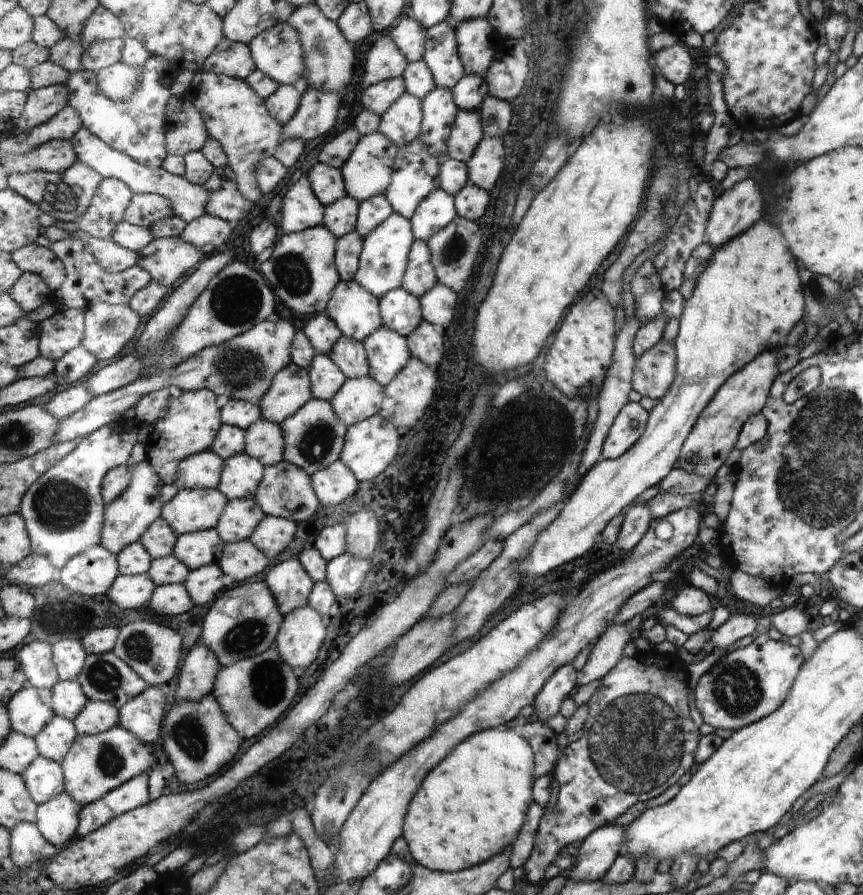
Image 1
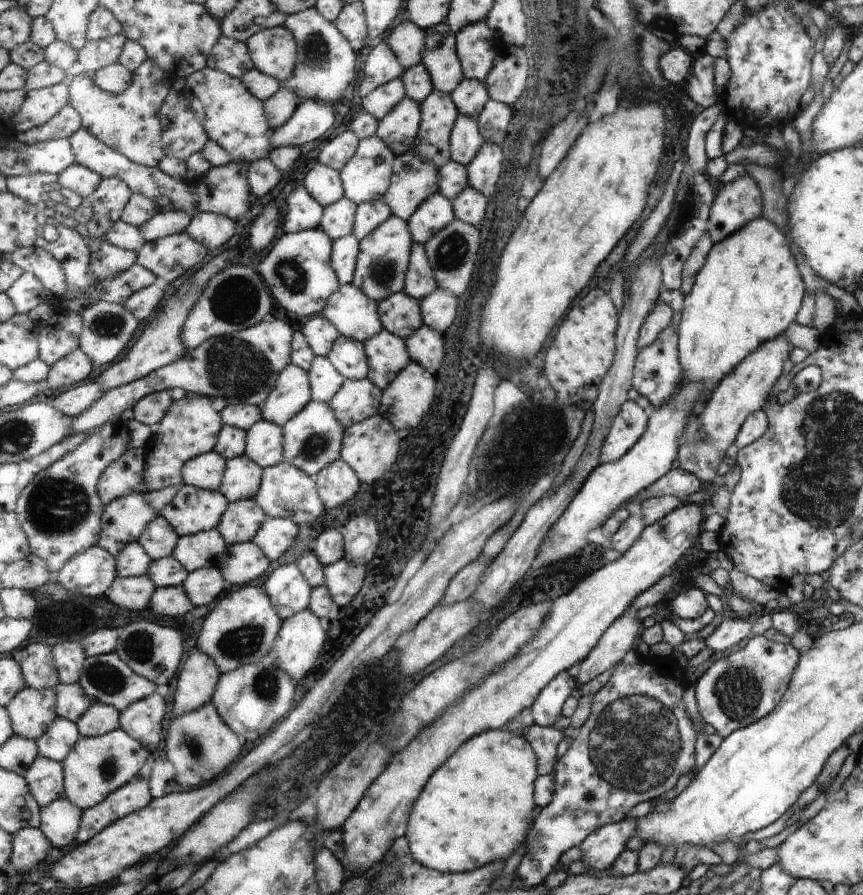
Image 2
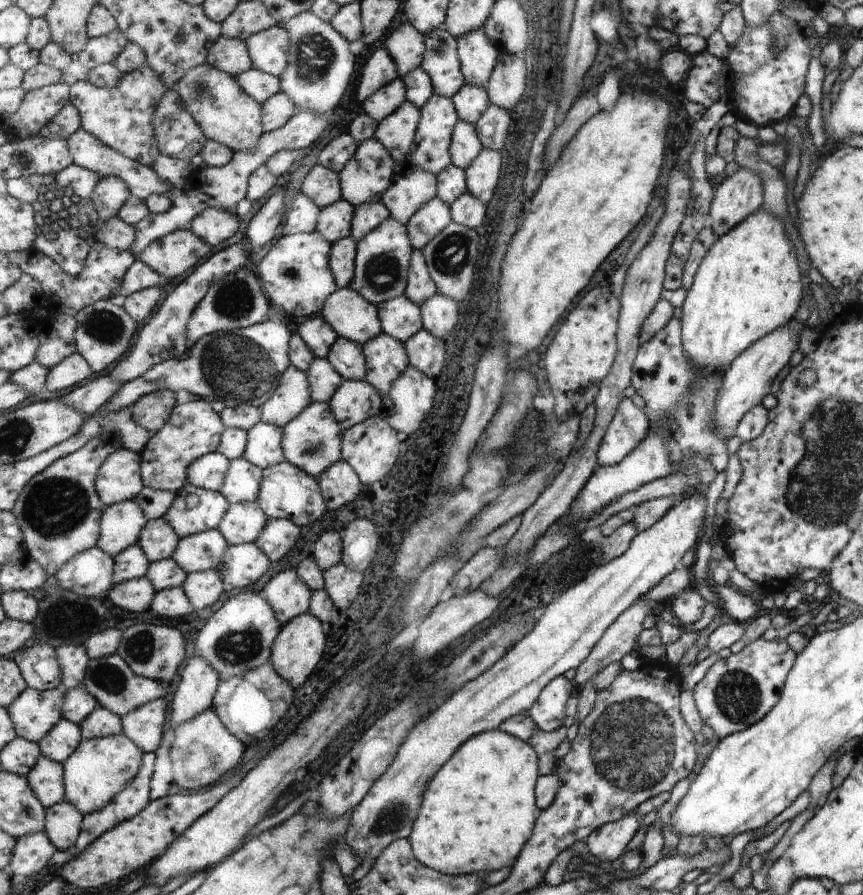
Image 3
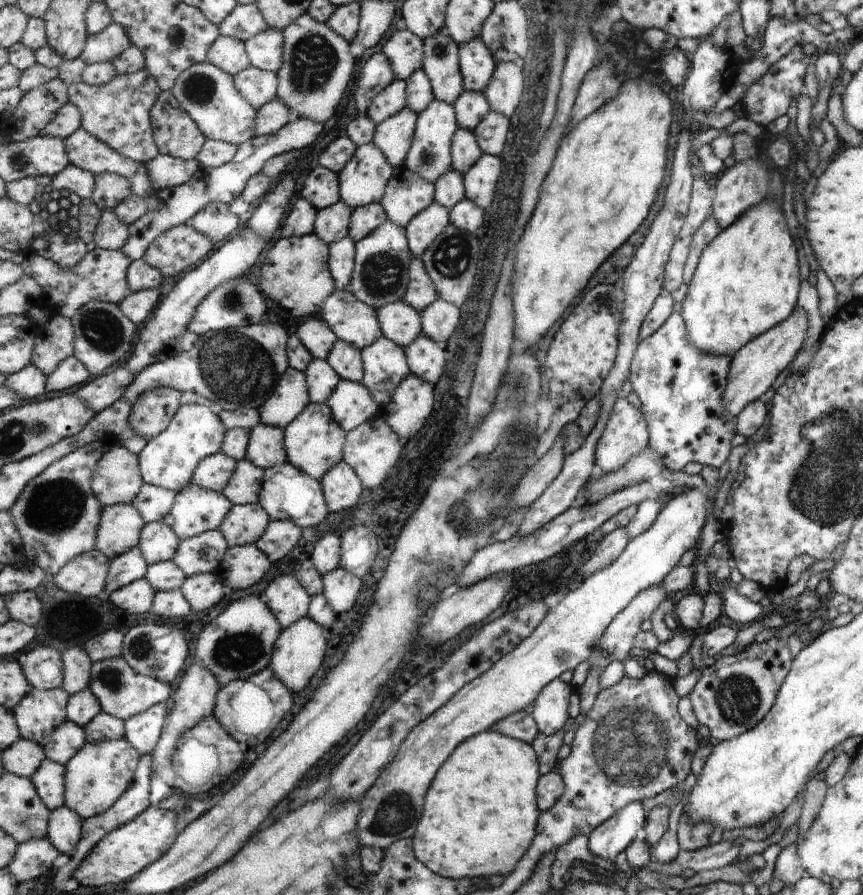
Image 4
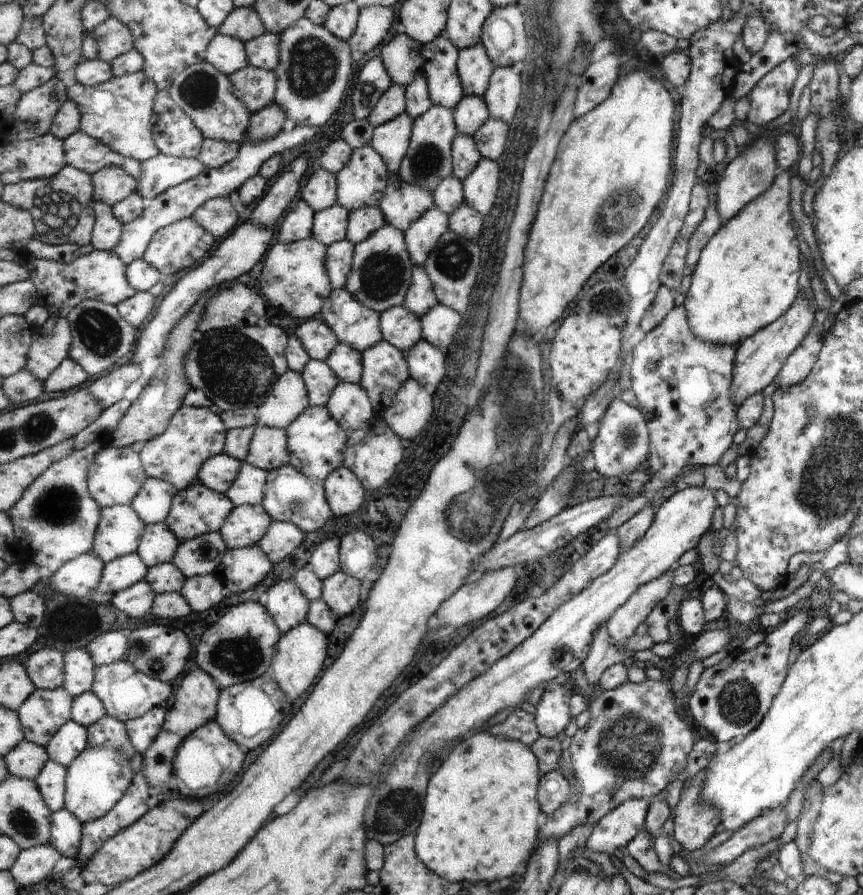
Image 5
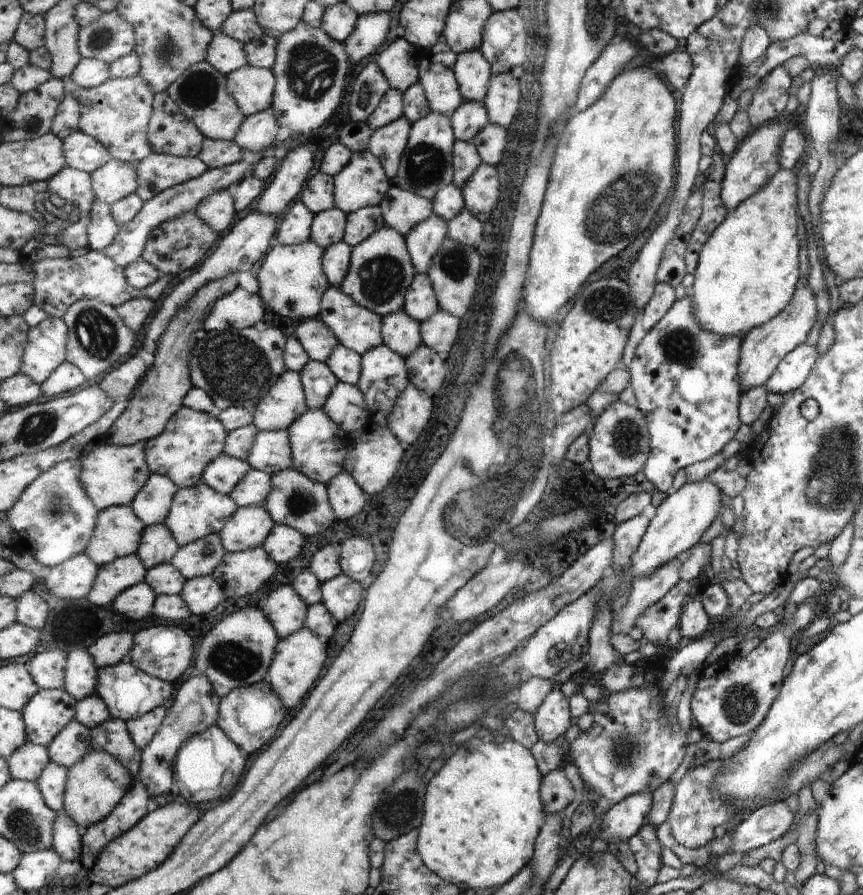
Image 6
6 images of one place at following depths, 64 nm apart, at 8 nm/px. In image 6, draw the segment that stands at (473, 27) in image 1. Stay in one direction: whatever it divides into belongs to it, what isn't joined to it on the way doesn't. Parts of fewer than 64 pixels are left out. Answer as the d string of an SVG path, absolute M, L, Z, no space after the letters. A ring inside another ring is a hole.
M480 49L459 54L455 75L462 89L463 102L483 102L490 90L493 74L491 64Z

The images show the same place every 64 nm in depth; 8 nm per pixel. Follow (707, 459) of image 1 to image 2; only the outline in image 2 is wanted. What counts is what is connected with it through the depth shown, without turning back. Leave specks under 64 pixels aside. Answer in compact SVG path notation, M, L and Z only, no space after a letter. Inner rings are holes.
M778 336L774 340L766 340L759 348L746 356L746 359L738 364L731 374L724 376L724 379L710 394L710 398L701 407L698 413L698 424L700 424L700 436L696 442L688 442L679 447L677 455L678 466L694 474L702 482L713 482L718 476L720 462L726 456L726 449L735 442L740 428L748 419L748 416L758 412L770 400L772 384L782 374L782 364L788 360L788 354L794 346L786 342L786 336Z

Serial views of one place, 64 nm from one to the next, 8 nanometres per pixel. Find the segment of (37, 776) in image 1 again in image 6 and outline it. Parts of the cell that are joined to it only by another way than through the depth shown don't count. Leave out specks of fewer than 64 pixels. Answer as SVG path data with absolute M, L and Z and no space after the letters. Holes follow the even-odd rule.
M52 761L37 782L43 789L47 803L57 812L65 811L65 796L68 788L70 769Z

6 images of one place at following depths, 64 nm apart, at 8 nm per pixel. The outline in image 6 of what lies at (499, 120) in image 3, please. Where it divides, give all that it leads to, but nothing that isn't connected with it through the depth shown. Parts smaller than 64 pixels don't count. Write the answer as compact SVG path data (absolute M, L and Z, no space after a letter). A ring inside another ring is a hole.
M488 123L474 136L472 142L476 145L482 162L488 166L498 166L507 148L507 129Z

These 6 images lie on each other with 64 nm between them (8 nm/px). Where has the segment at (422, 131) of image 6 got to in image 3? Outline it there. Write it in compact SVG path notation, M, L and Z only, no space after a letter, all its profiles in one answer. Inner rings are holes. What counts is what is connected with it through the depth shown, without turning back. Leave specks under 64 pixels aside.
M434 94L424 106L420 109L419 128L415 137L414 147L411 149L410 162L424 172L430 172L432 176L440 174L451 164L451 138L454 125L459 122L459 115L456 112L455 104L449 98Z

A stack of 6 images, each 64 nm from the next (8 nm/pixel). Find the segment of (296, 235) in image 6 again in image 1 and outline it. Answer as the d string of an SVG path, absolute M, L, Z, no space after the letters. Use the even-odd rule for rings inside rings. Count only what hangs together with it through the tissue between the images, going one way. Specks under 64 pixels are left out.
M304 173L286 192L282 200L282 220L279 233L295 233L323 224L325 206L322 206L312 188L308 173Z

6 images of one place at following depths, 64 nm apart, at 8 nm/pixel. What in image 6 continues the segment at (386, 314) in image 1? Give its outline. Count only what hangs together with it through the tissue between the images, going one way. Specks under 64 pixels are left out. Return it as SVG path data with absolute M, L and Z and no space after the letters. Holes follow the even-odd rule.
M404 309L393 312L384 316L383 337L384 345L406 359L423 343L422 323Z

